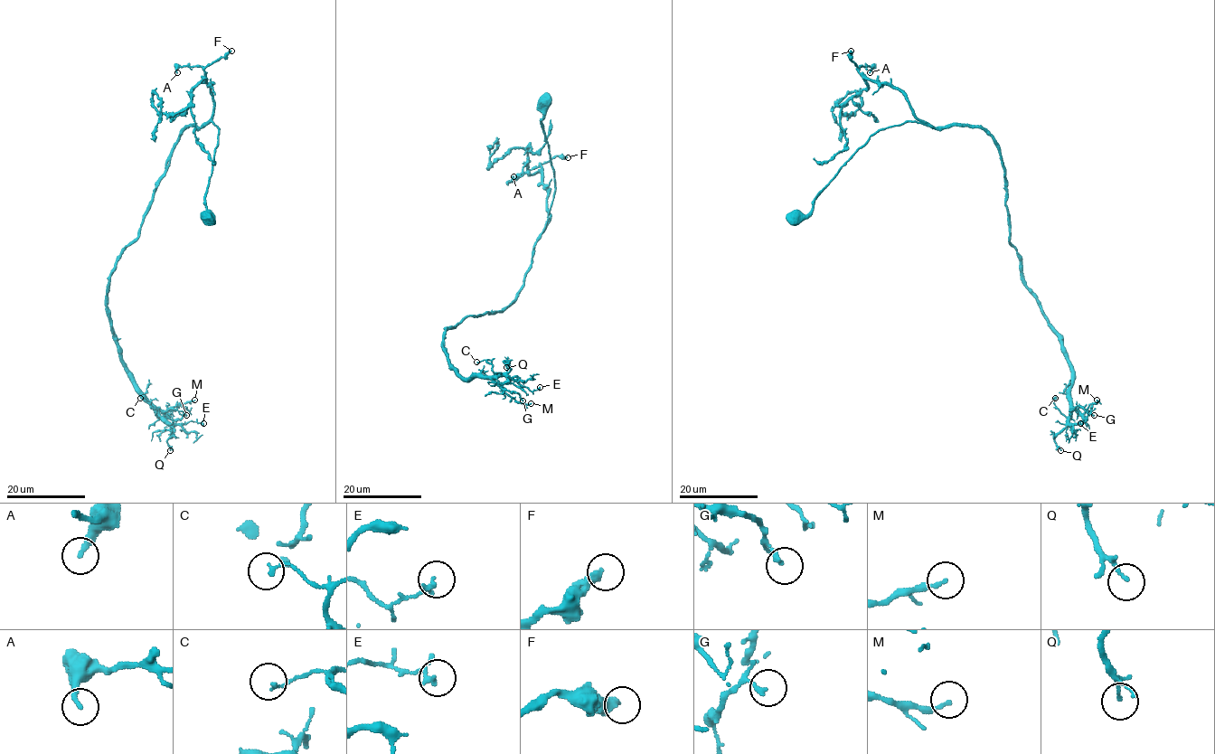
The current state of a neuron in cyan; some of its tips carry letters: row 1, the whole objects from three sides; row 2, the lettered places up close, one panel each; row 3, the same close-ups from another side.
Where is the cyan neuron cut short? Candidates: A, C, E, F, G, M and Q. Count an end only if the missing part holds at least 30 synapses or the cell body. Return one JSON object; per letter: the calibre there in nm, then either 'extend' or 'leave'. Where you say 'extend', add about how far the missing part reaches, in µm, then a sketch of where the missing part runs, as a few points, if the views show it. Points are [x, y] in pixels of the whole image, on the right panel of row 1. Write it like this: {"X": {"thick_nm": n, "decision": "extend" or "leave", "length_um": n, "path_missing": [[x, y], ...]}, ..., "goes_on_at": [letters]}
{"A": {"thick_nm": 240, "decision": "leave"}, "C": {"thick_nm": 140, "decision": "leave"}, "E": {"thick_nm": 130, "decision": "leave"}, "F": {"thick_nm": 280, "decision": "extend", "length_um": 10}, "G": {"thick_nm": 170, "decision": "leave"}, "M": {"thick_nm": 170, "decision": "leave"}, "Q": {"thick_nm": 90, "decision": "leave"}, "goes_on_at": ["F"]}

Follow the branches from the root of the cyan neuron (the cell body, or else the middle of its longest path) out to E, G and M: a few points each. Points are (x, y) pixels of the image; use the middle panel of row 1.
E: (544, 101), (554, 193), (524, 287), (503, 311), (447, 329), (443, 344), (464, 378), (540, 387)
G: (544, 101), (554, 193), (524, 287), (503, 311), (447, 329), (443, 344), (464, 378), (491, 377), (522, 400)
M: (544, 101), (554, 193), (524, 287), (503, 311), (447, 329), (443, 344), (464, 378), (489, 377), (531, 403)

